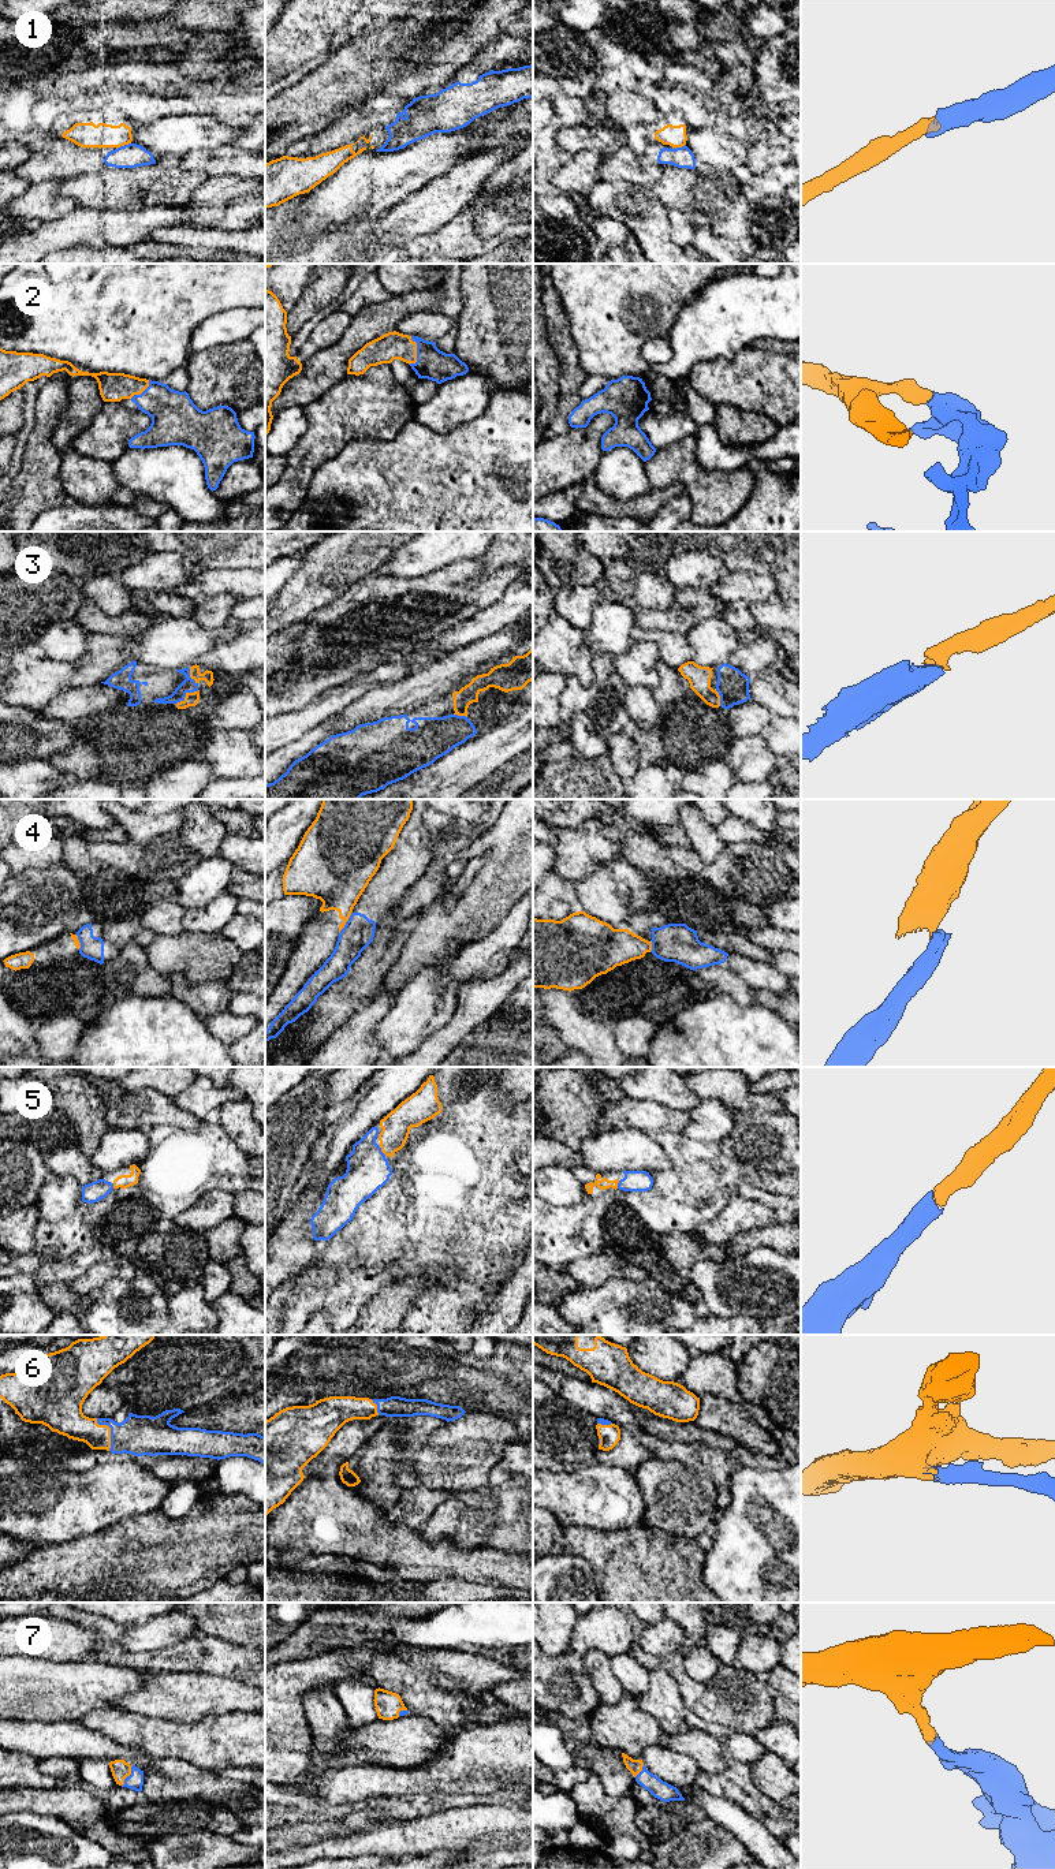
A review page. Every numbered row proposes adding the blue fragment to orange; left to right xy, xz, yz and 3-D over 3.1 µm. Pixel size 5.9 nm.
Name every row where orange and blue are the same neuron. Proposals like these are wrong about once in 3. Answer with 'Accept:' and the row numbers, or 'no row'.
Accept: 2, 3, 5, 6, 7

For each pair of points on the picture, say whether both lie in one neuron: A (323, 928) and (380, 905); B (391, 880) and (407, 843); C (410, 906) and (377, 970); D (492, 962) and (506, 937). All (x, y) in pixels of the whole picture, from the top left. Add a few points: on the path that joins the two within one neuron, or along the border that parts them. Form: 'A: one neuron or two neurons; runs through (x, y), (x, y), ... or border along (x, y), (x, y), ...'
A: two neurons; border along (368, 883), (351, 911)
B: one neuron; runs through (398, 870), (407, 861), (407, 853)
C: two neurons; border along (420, 911), (401, 921), (394, 917)
D: one neuron; runs through (492, 957), (492, 951), (500, 943)

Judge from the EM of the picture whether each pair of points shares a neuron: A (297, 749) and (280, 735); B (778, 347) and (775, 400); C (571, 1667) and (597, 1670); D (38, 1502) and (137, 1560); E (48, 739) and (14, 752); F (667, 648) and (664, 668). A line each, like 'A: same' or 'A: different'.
A: different
B: different
C: different
D: different
E: same
F: different

